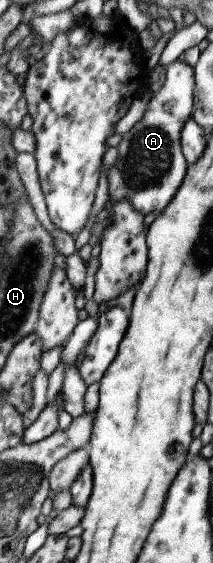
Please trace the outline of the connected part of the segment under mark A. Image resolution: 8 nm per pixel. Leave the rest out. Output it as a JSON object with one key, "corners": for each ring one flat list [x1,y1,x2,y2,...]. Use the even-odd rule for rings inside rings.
{"corners":[[175,61,165,67,164,73,165,82,149,100,142,118,125,134,121,134,121,140,116,146,115,164,111,164,110,172,106,176,110,190,108,199,111,202,127,200,131,204,131,208,135,212,139,212,141,216,152,213,156,217,161,214,161,210,169,204,175,190,179,188,179,184,185,176,185,168,188,166,181,153,180,132,183,124,191,117,194,106,194,72,187,64]]}

